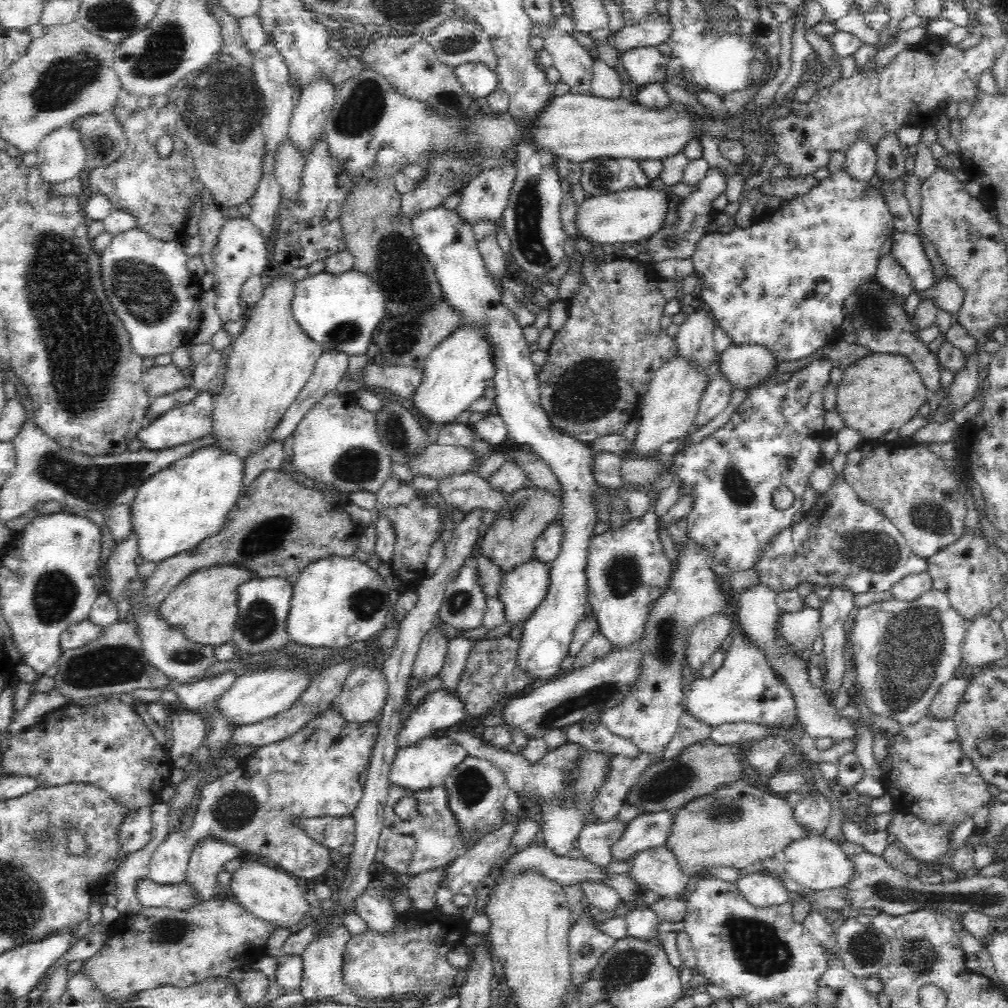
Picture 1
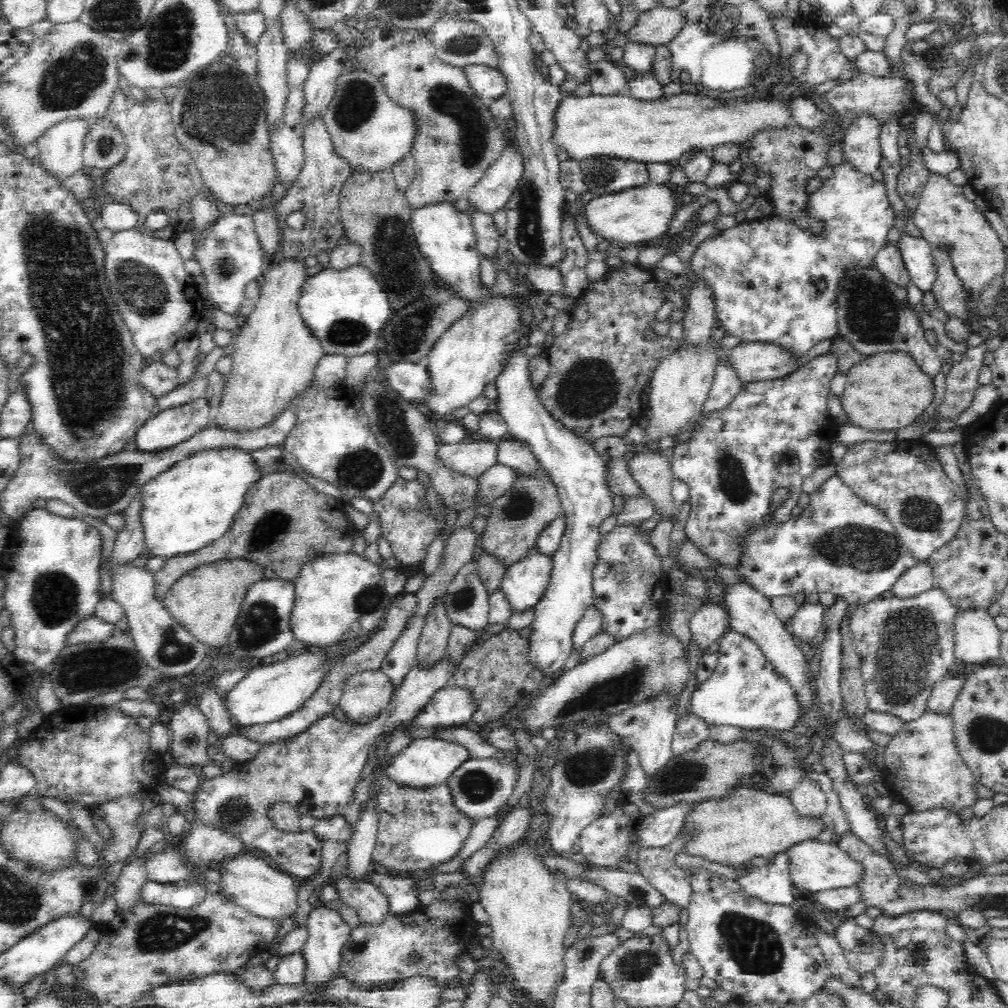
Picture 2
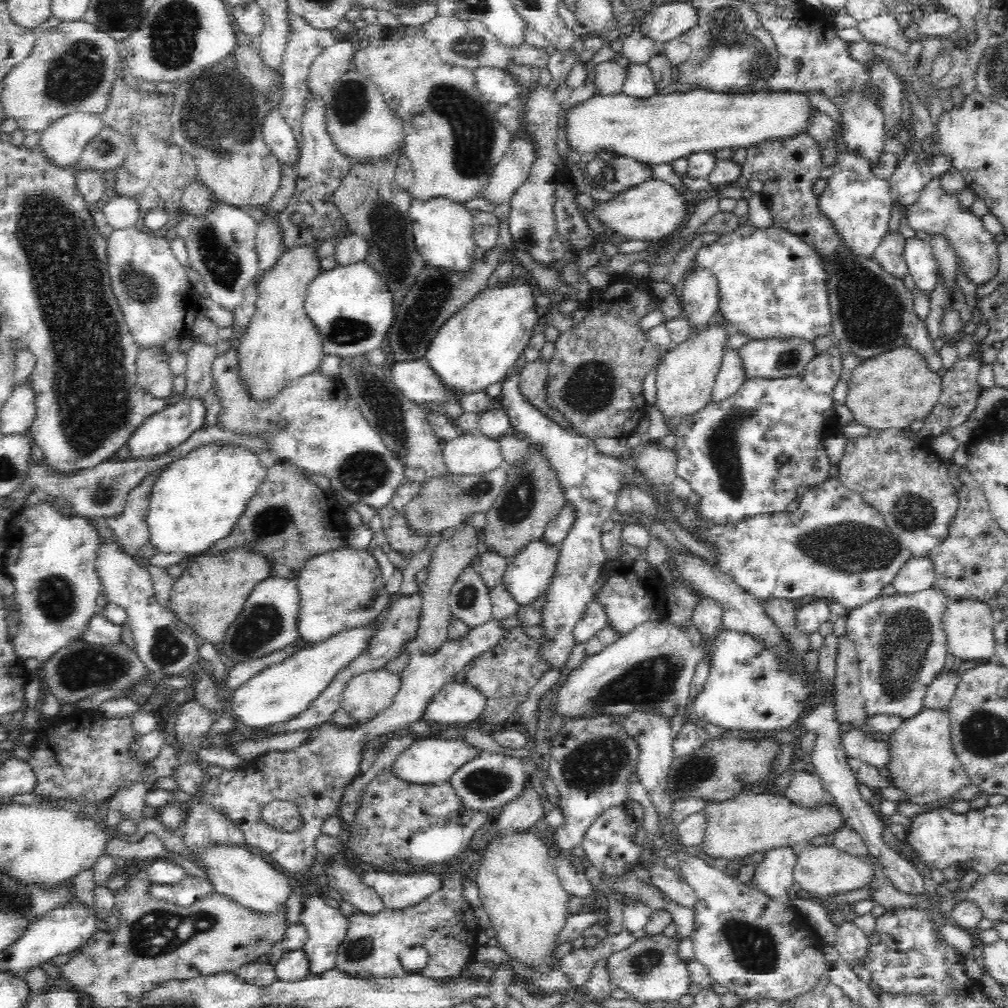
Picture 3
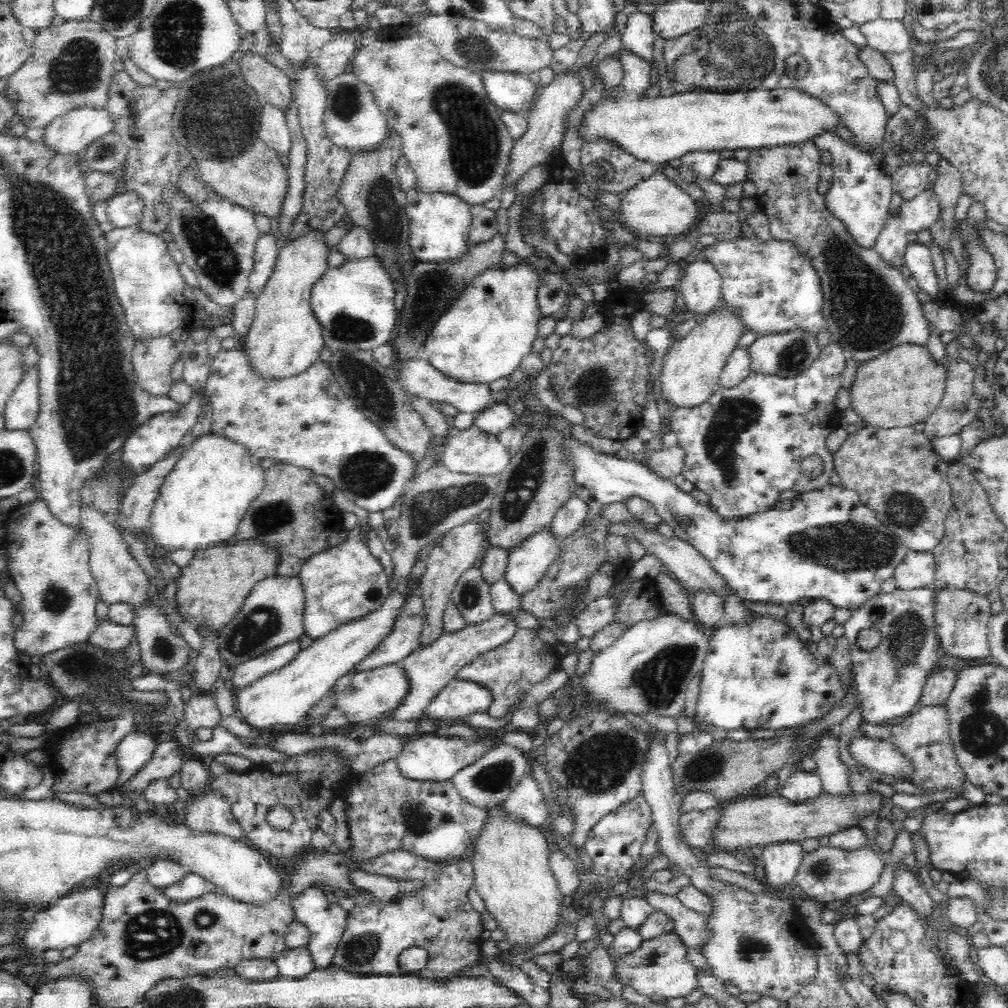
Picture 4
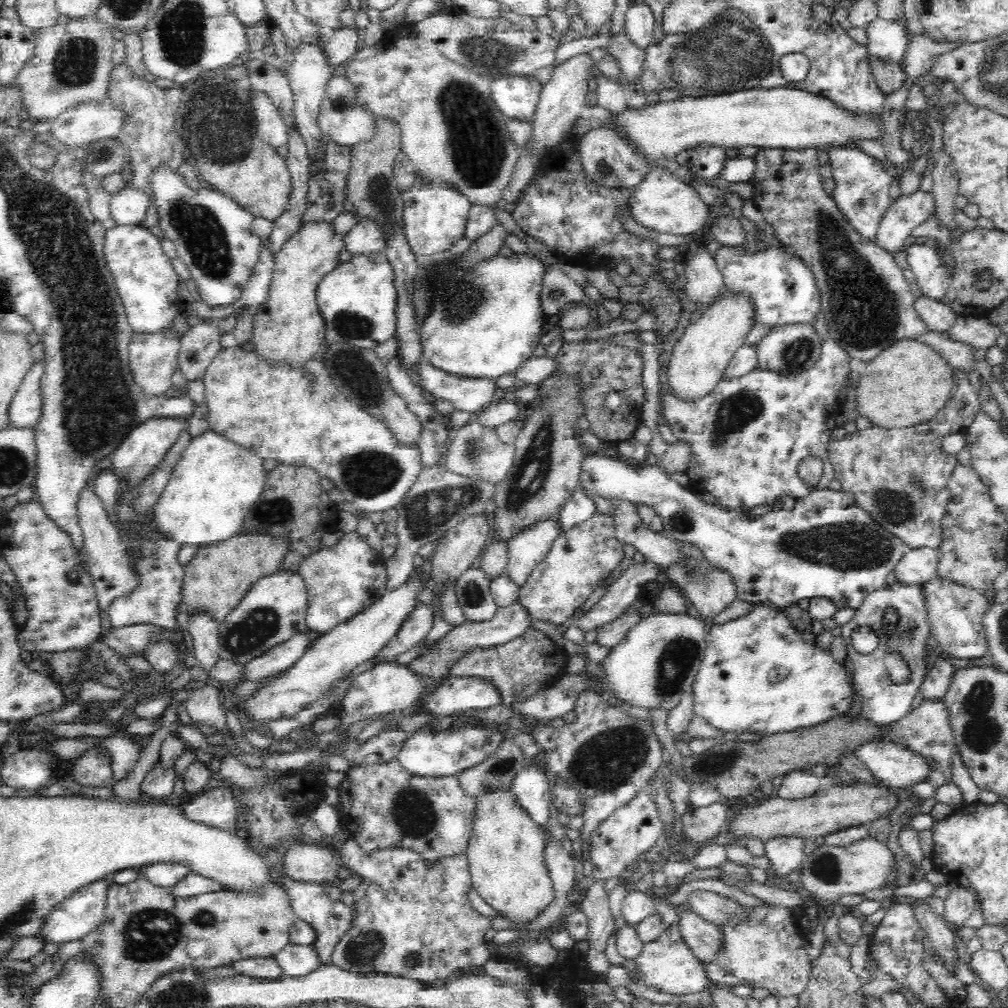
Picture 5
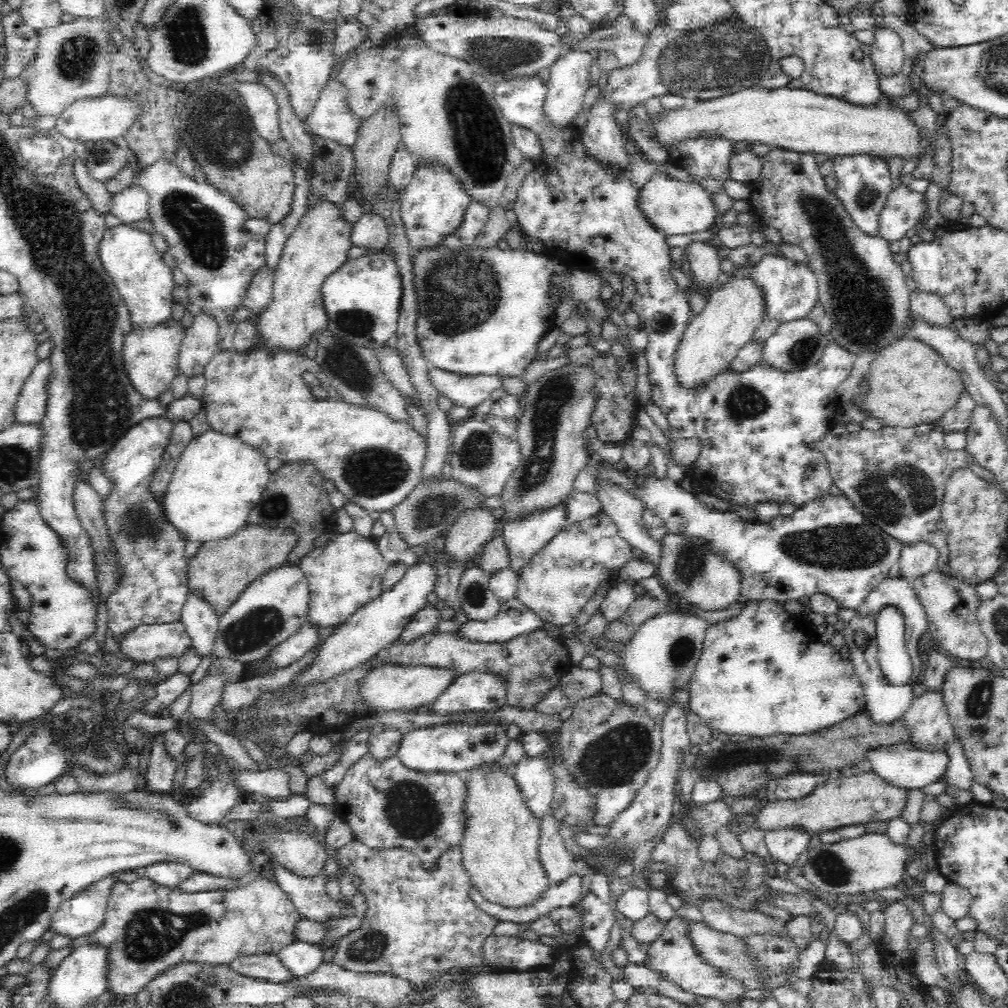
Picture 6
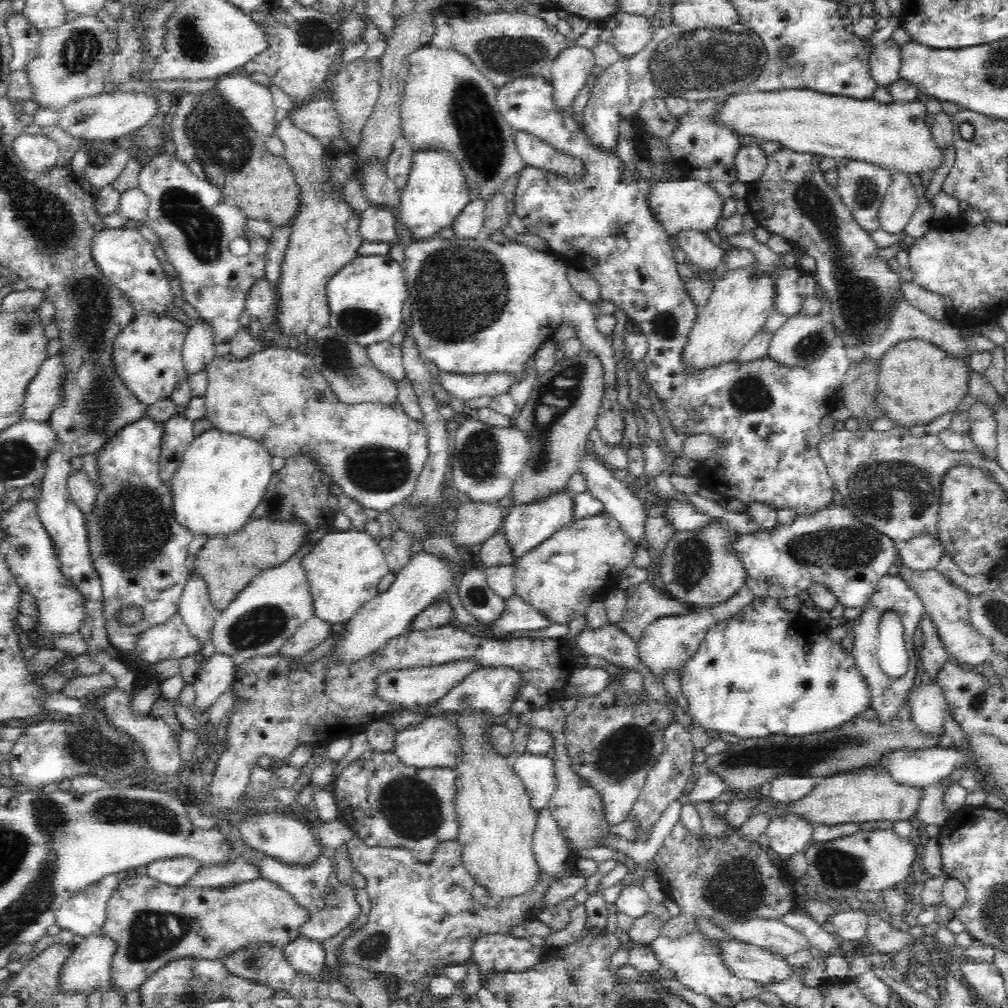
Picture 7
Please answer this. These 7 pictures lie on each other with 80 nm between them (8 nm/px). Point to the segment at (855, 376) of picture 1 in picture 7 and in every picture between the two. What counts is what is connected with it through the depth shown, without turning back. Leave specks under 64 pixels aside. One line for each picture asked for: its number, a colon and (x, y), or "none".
2: (889, 391)
3: (894, 390)
4: (901, 387)
5: (908, 384)
6: (910, 383)
7: (920, 382)

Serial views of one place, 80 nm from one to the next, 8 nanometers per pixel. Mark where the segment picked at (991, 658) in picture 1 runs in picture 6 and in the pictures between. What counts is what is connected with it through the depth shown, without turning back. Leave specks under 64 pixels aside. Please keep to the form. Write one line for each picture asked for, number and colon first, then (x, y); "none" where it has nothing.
2: (976, 639)
3: (967, 623)
4: (961, 616)
5: (955, 612)
6: (949, 603)

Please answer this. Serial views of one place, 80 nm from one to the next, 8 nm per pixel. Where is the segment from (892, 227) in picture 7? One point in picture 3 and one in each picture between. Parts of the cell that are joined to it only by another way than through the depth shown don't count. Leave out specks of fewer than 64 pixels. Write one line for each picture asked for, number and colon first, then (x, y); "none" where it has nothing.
3: (932, 212)
4: (918, 213)
5: (909, 210)
6: (904, 207)

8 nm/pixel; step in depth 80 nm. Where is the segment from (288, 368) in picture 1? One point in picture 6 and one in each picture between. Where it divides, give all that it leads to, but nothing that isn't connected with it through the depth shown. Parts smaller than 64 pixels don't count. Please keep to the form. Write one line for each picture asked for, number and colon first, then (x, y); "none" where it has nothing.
2: (276, 354)
3: (281, 343)
4: (285, 339)
5: (289, 326)
6: (319, 245)

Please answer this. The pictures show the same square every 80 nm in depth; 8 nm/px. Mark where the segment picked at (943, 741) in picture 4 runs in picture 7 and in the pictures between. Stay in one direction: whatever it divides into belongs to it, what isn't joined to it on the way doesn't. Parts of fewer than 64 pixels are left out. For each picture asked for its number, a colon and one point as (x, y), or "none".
5: (926, 730)
6: (927, 717)
7: (928, 702)

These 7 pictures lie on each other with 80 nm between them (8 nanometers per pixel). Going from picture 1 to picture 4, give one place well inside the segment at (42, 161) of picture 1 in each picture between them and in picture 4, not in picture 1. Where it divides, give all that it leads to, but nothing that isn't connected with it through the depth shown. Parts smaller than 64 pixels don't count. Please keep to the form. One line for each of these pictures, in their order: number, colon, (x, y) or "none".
2: (60, 149)
3: (64, 140)
4: (72, 133)

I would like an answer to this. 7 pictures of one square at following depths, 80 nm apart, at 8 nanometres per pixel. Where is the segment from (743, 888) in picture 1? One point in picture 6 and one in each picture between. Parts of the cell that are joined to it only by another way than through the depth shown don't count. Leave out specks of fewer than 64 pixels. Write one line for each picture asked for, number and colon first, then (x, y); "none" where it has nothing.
2: (772, 883)
3: (774, 876)
4: (781, 861)
5: (785, 853)
6: (785, 845)

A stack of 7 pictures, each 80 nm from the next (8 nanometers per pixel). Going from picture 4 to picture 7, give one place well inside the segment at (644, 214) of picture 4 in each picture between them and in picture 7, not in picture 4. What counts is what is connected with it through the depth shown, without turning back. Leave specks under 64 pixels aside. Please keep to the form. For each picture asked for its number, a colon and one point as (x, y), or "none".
5: (662, 202)
6: (675, 207)
7: (684, 203)

